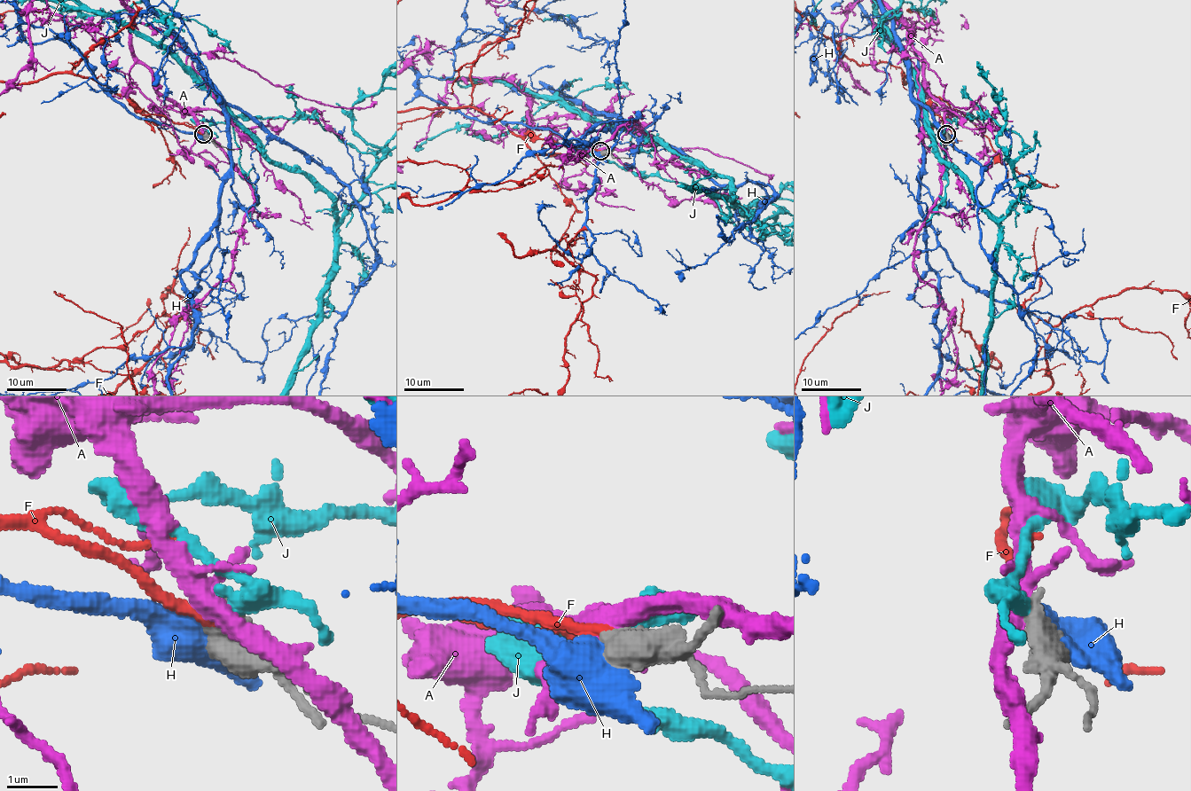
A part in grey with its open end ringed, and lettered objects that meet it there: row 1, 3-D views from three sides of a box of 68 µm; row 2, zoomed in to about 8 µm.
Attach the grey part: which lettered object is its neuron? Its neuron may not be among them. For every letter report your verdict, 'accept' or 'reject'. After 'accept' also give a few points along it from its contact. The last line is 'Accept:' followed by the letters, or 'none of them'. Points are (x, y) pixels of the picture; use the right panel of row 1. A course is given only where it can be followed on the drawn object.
A: reject
F: accept
H: reject
J: reject
Accept: F

